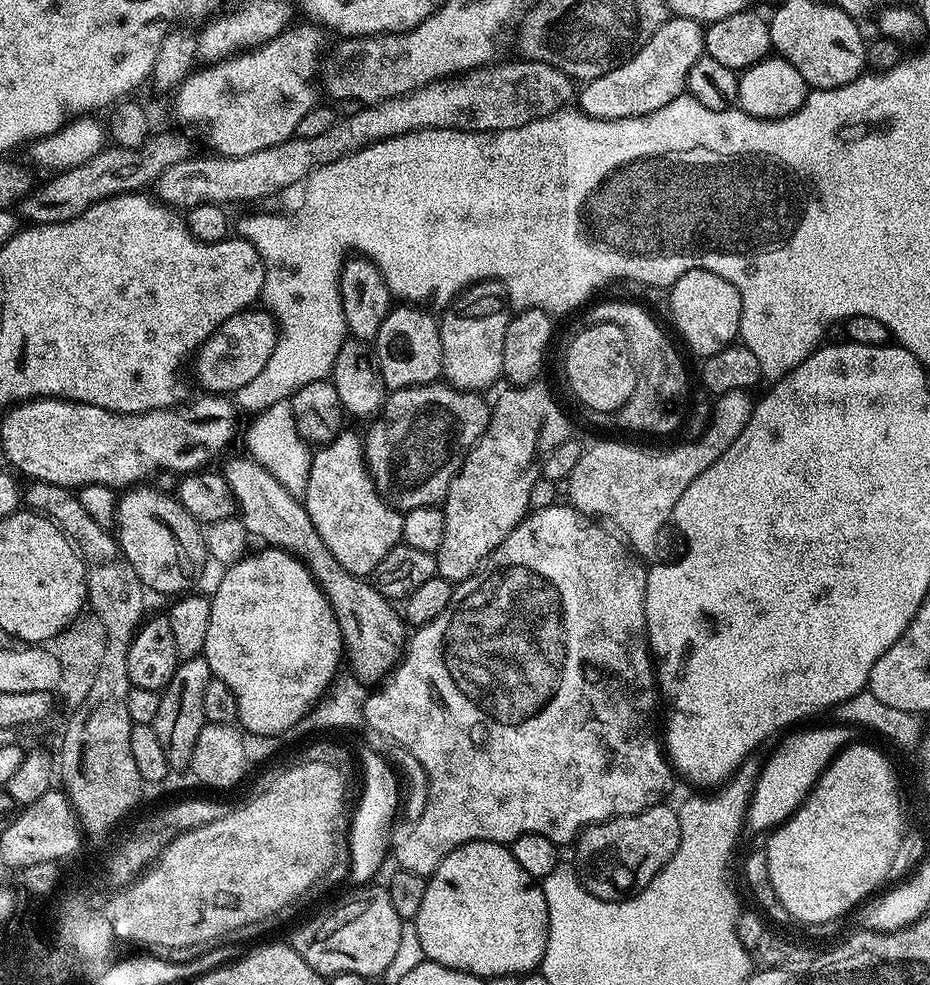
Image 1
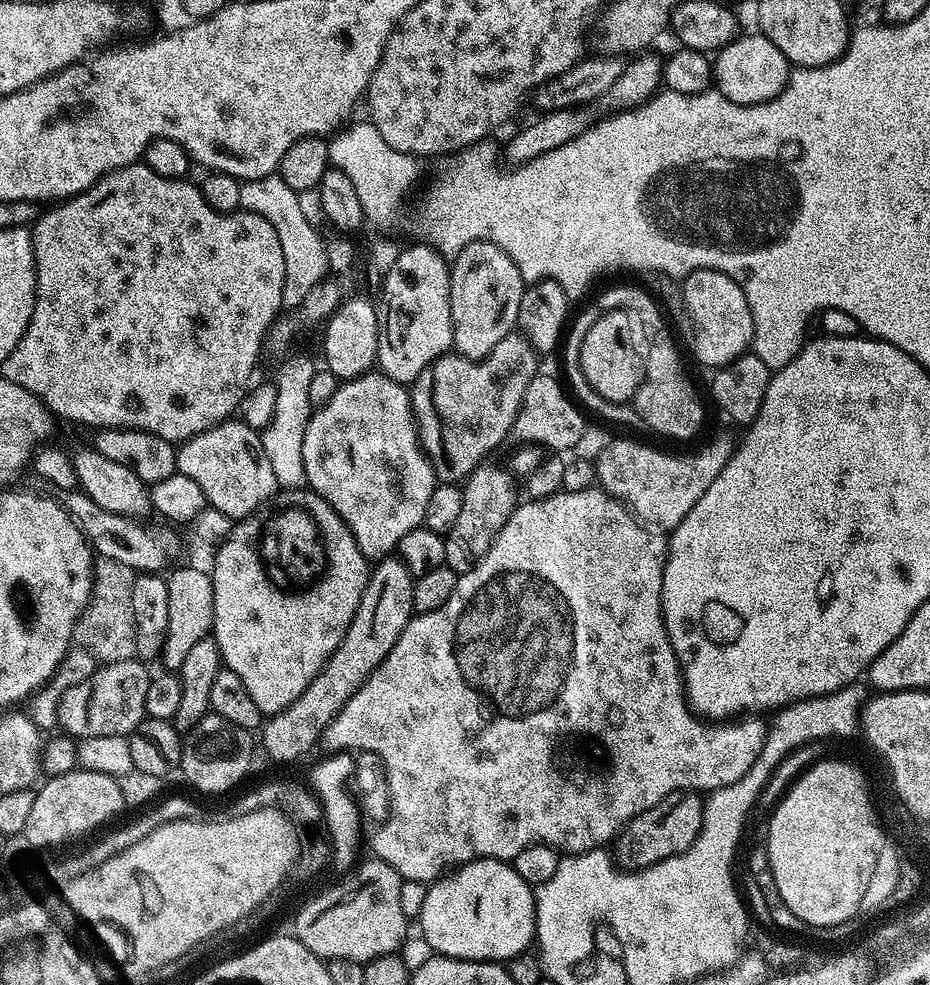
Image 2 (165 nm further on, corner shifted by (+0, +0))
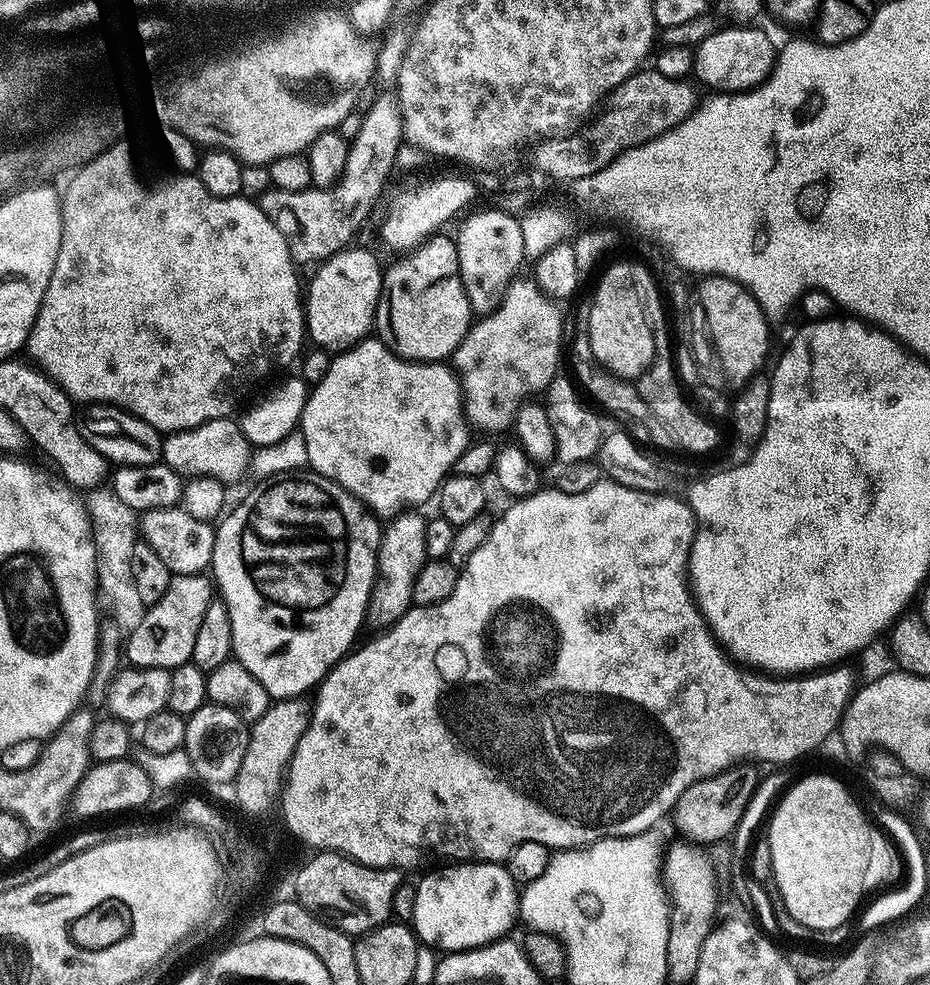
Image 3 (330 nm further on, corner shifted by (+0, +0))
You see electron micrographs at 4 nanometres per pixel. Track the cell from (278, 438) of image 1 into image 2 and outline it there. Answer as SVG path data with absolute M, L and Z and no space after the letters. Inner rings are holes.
M289 355L280 373L274 377L276 397L274 398L274 418L260 432L260 441L270 458L274 478L281 489L303 488L307 485L306 462L302 462L302 438L306 438L306 426L312 417L314 406L310 402L310 378L318 371L308 356Z

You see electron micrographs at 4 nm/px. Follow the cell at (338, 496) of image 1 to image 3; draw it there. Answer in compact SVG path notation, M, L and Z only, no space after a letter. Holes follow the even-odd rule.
M378 338L361 340L352 348L333 355L330 370L326 370L326 378L318 382L308 393L308 401L300 419L298 430L304 435L308 468L320 476L330 478L338 486L342 486L354 498L364 503L369 512L380 518L395 518L401 512L419 509L428 499L435 497L440 490L440 484L445 476L453 471L459 456L469 448L470 425L464 415L464 403L460 391L460 383L453 369L444 362L417 362L415 360L401 360Z

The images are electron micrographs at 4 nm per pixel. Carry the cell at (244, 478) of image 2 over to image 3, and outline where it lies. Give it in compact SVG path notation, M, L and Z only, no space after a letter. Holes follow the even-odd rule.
M225 418L211 420L197 428L187 428L185 432L174 432L163 437L163 463L166 463L179 472L181 477L195 478L197 476L209 476L212 480L219 480L225 485L232 486L235 480L240 480L250 468L253 447L242 434L239 423L235 419Z

